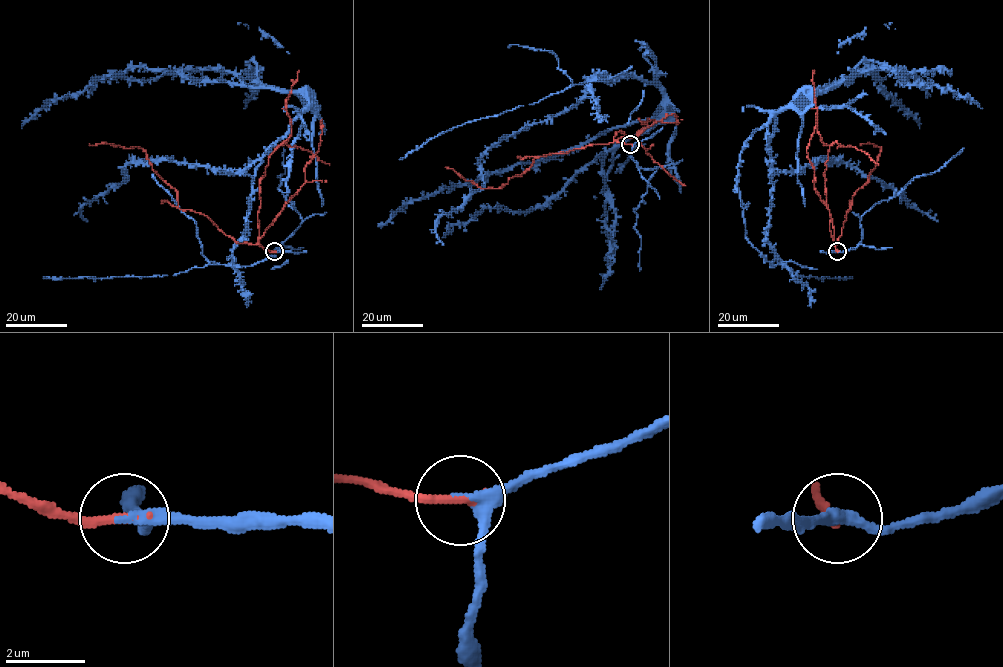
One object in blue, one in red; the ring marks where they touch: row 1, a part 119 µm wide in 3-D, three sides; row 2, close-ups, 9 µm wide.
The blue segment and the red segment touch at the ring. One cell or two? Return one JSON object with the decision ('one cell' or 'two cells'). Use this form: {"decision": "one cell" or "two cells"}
{"decision": "one cell"}

